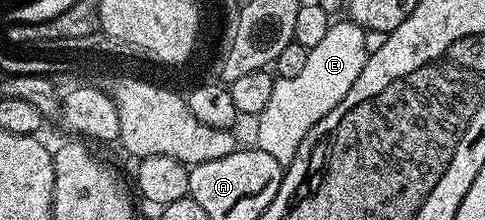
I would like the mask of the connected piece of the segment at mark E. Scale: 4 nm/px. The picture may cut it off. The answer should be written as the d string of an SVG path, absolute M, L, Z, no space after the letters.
M339 18L332 23L329 30L325 30L325 38L317 42L317 46L307 49L307 59L302 71L294 78L278 78L277 84L280 89L269 98L265 110L254 121L254 143L265 154L270 154L278 164L289 165L297 154L305 134L349 94L353 82L357 82L357 74L365 66L369 55L367 48L368 33L362 26L350 18Z

